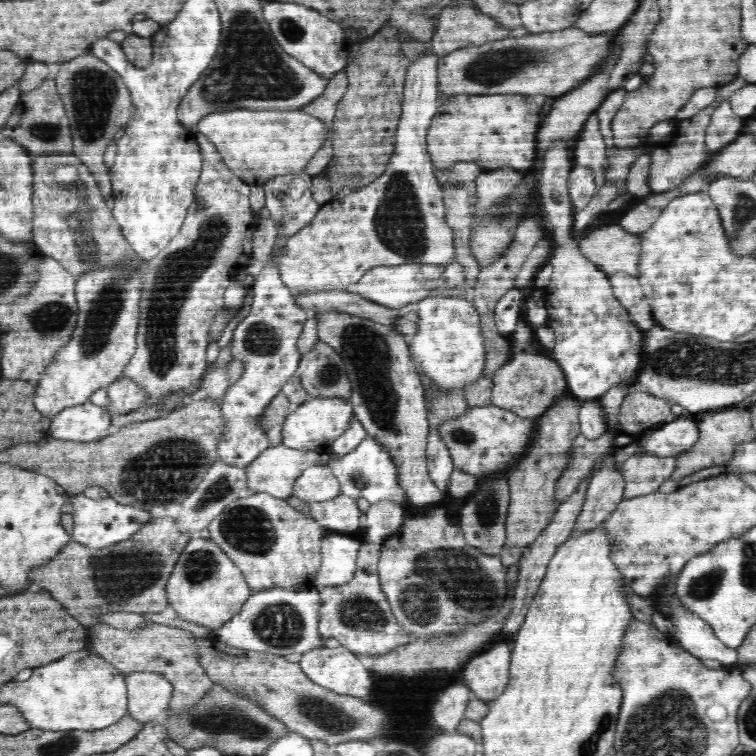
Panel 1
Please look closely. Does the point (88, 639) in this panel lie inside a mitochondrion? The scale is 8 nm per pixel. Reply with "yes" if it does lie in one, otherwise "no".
no

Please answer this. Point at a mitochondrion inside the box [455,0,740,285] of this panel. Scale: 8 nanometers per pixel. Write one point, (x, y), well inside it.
(494, 68)

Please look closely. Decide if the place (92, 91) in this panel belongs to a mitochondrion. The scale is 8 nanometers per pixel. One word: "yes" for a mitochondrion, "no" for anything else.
yes

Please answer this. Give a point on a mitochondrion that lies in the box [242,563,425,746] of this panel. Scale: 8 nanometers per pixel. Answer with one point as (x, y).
(331, 716)

